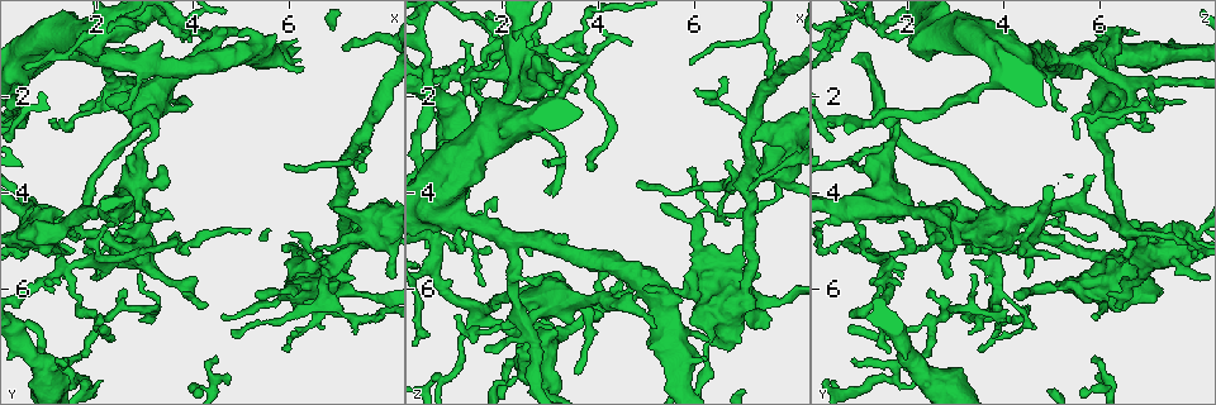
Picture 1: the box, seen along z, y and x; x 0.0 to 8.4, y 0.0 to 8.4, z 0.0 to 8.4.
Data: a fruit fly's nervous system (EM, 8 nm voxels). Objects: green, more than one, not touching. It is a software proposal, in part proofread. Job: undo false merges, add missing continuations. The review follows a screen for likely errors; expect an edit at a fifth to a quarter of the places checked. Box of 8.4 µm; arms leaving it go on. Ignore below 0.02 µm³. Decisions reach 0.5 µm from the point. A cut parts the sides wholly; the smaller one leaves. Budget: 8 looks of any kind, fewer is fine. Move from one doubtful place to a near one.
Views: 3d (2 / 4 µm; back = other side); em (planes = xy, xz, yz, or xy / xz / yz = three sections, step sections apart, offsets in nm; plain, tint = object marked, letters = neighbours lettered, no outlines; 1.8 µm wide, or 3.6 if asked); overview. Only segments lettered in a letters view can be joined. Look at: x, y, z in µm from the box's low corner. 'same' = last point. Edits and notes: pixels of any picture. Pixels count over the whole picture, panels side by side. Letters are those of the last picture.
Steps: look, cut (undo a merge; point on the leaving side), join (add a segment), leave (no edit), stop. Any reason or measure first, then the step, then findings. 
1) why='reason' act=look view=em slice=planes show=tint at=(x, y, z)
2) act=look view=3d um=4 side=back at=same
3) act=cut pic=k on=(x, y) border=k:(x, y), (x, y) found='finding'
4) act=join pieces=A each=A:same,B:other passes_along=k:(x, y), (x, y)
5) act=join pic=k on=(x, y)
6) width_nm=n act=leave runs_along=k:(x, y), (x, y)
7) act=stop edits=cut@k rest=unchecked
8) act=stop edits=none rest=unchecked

why='calibre changes' act=look view=3d um=2 at=(2.05, 5.30, 7.90)

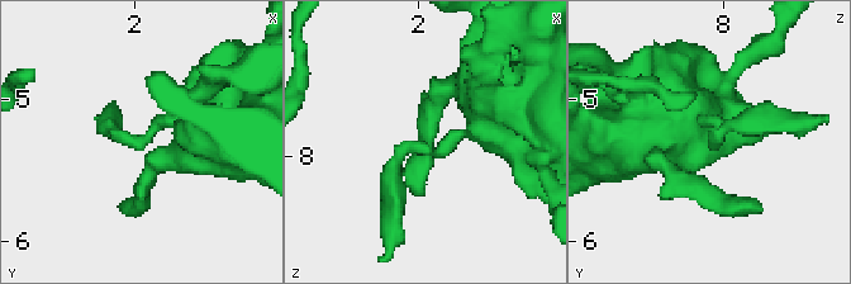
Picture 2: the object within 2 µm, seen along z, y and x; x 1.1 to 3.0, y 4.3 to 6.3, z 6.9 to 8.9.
why='need the tissue' act=look view=em slice=planes show=letters at=(2.04, 5.30, 7.92)

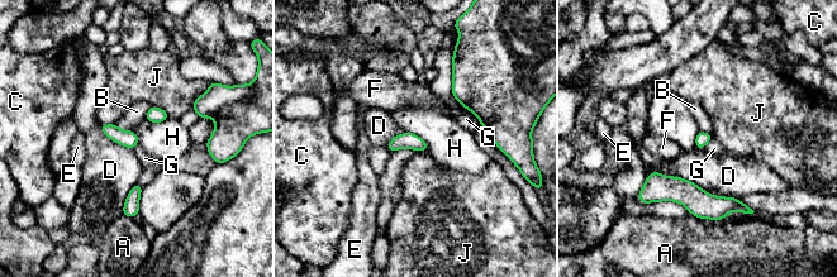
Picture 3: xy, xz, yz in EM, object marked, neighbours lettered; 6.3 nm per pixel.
act=leave each=A:other,B:other,C:other,D:other,E:other,F:other,G:other,H:other,J:other found='one neuron here'

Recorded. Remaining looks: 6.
why='arms part here' act=look view=em slice=planes show=letters at=(6.75, 5.95, 3.90)

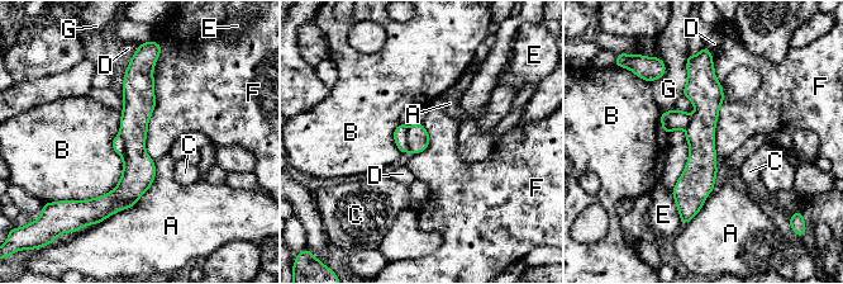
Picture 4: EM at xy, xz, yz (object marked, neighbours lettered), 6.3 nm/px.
act=cut pic=4 on=(400, 132) each=A:other,B:other,C:other,D:other,E:other,F:other,G:other found='two neurons meet here'

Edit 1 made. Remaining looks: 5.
why='calibre changes' act=look view=3d um=2 at=(7.25, 5.15, 6.60)

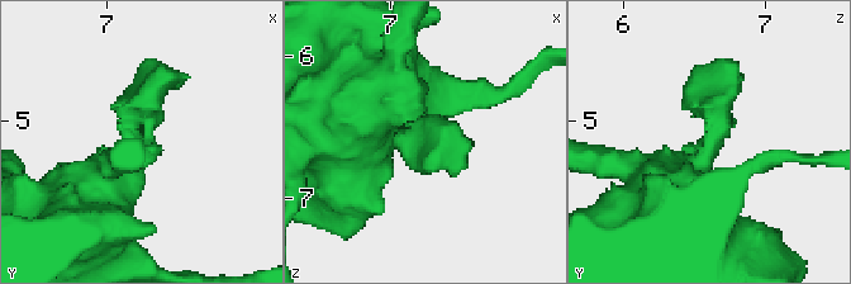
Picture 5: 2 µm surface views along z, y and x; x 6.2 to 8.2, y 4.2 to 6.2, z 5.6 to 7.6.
why='need the tissue' act=look view=em slice=planes show=letters at=(7.22, 5.16, 6.60)

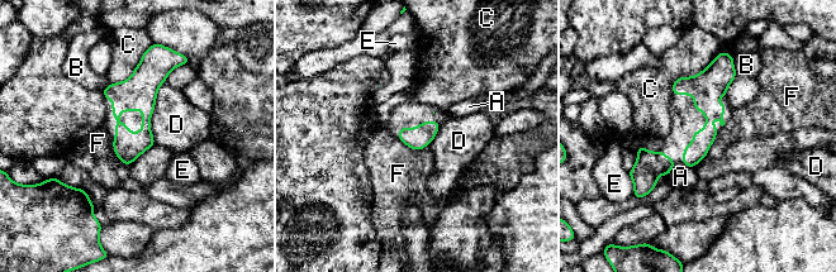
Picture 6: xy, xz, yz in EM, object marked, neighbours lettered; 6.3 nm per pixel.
width_nm=140 act=leave each=A:other,B:other,C:other,D:other,E:other,F:other border=6:(397, 138), (412, 148), (424, 148) found='one neuron here'

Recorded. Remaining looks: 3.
act=stop edits=cut@4 rest=unchecked

